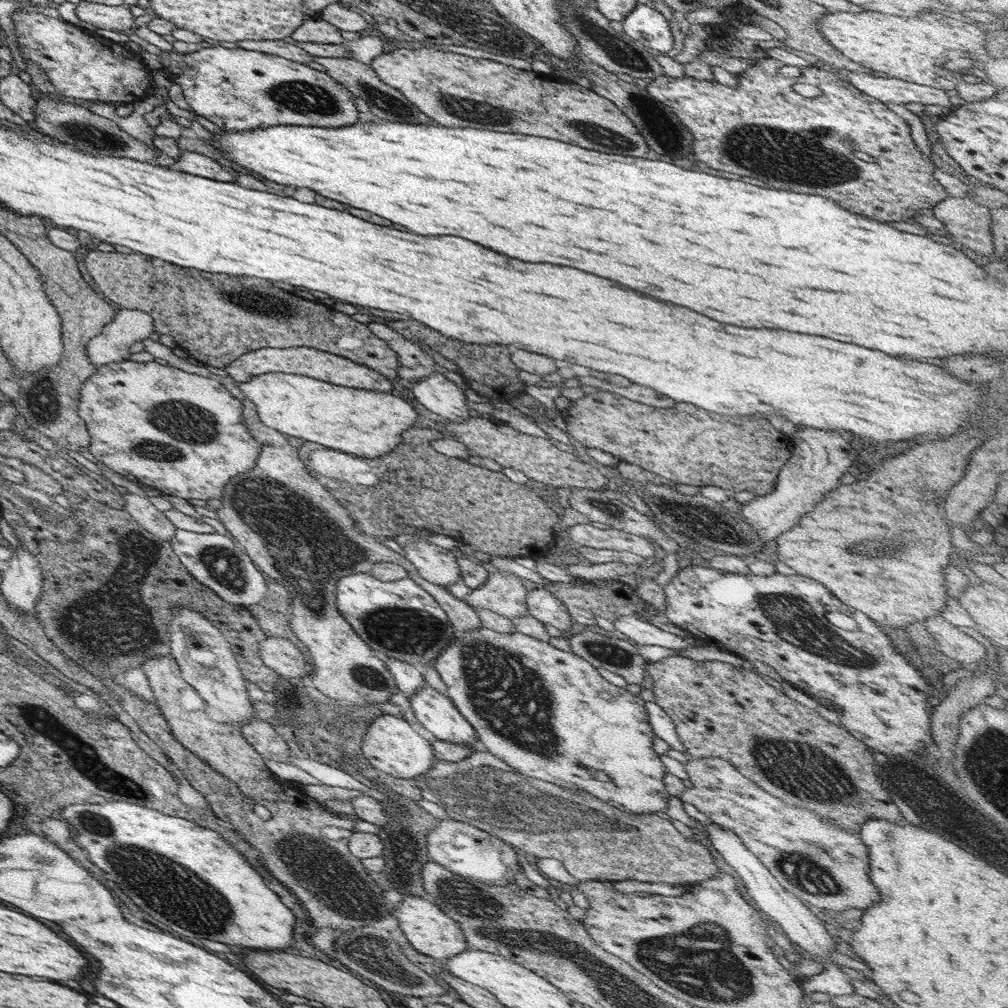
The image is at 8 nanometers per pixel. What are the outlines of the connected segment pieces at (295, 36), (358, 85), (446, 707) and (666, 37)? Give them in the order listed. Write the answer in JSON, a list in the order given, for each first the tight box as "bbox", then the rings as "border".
[{"bbox":[290,18,346,45],"border":[[[314,18],[303,22],[292,32],[290,40],[329,45],[346,43],[346,40],[340,34],[339,28],[323,18]]]},{"bbox":[313,57,430,124],"border":[[[313,57],[313,61],[322,64],[328,76],[343,84],[355,96],[366,100],[370,108],[370,118],[372,116],[378,116],[382,120],[394,120],[394,122],[400,120],[400,122],[408,122],[408,124],[426,124],[426,122],[430,122],[430,118],[424,116],[424,113],[420,112],[418,107],[414,106],[412,102],[408,102],[408,99],[404,98],[401,92],[382,82],[378,74],[376,74],[376,71],[370,65],[362,64],[362,62],[358,62],[352,57]]]},{"bbox":[408,684,481,750],"border":[[[424,684],[408,697],[414,716],[438,740],[462,746],[475,744],[475,750],[481,749],[476,729],[462,716],[448,696]]]},{"bbox":[622,3,674,52],"border":[[[637,3],[622,23],[624,32],[632,41],[639,42],[647,49],[668,52],[674,48],[670,25],[664,15],[654,8]]]}]

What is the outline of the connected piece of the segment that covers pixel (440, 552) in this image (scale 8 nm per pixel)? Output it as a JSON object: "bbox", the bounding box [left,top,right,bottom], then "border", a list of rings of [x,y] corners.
{"bbox":[404,540,462,588],"border":[[[416,540],[404,546],[404,555],[416,567],[418,574],[433,585],[448,588],[462,580],[457,558],[450,549]]]}

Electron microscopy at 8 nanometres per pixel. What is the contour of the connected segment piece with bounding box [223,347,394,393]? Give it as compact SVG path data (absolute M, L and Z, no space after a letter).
M287 347L264 348L240 356L237 360L234 360L223 369L237 383L249 382L253 377L258 377L262 374L283 373L298 374L302 377L306 376L338 386L364 389L372 392L389 393L392 391L392 388L394 388L394 384L392 384L391 380L383 376L380 372L366 365L357 364L348 358L320 351L314 347L295 347L290 349Z

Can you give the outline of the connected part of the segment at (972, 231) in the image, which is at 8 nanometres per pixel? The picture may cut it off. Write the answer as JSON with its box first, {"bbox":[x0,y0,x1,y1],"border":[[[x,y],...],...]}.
{"bbox":[932,196,995,256],"border":[[[947,196],[932,209],[950,238],[982,256],[994,256],[995,236],[991,234],[988,208],[972,200]]]}

